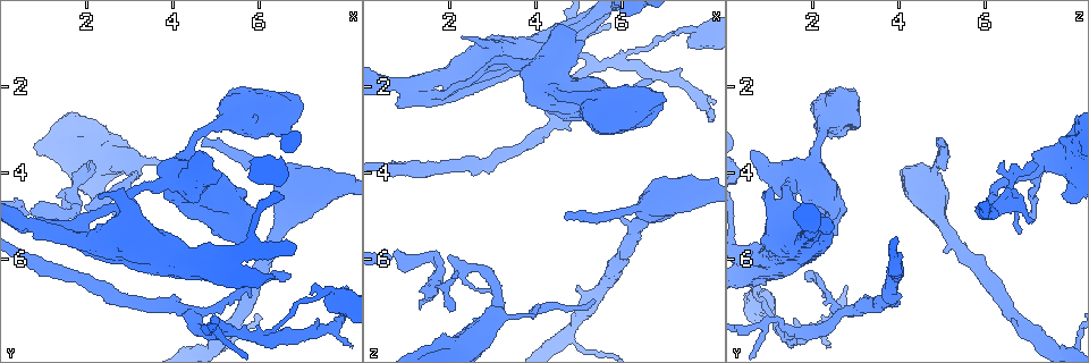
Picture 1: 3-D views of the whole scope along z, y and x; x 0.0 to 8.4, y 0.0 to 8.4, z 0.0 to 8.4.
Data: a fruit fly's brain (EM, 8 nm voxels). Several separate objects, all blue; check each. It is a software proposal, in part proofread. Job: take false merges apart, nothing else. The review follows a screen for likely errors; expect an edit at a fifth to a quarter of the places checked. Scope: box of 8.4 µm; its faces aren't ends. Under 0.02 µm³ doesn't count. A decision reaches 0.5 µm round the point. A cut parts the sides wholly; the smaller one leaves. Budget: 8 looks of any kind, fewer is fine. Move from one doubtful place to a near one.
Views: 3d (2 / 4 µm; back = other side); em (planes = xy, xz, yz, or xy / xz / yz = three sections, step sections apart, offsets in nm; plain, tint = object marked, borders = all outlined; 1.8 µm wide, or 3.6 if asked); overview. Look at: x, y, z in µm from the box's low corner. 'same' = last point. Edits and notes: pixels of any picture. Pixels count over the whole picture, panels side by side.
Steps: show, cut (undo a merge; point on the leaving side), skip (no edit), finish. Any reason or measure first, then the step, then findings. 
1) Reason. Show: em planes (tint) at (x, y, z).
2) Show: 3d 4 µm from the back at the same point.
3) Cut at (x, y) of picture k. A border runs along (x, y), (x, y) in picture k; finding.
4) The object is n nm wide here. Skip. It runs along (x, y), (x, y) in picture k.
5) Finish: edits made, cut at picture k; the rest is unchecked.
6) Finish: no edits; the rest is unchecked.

Arms run side by side. Show: 3d 4 µm at (4.00, 6.10, 1.20).

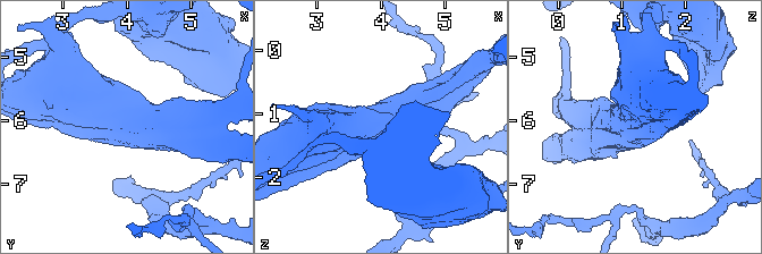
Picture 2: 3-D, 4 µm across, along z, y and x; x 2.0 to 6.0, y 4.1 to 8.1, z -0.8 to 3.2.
3 arms meet here; the arms are 360, 400, 650 nm wide; now the EM. Show: em planes (tint) at (4.05, 6.05, 1.20).

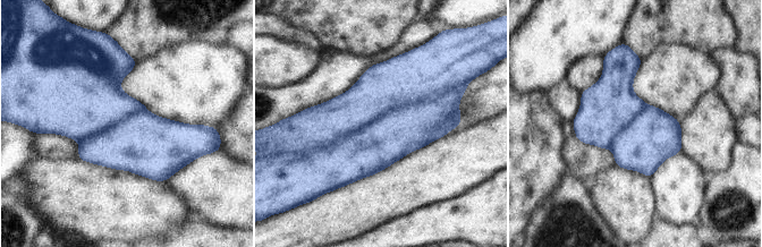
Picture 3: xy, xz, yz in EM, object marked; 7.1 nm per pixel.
Cut at (384, 87) of picture 3. The part that leaves runs along (440, 92), (379, 92), (316, 145) in picture 3; two neurons meet here.

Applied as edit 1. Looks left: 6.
Abrupt turn. Show: 3d 2 µm from the back at (4.45, 7.20, 2.70).

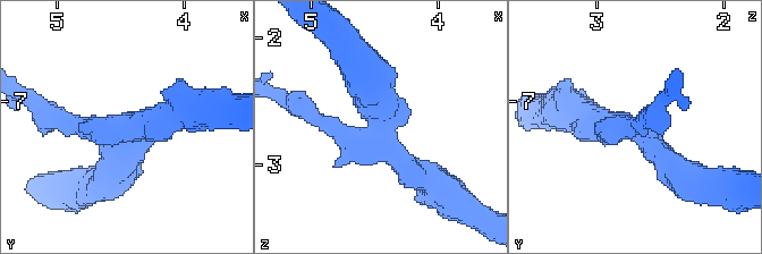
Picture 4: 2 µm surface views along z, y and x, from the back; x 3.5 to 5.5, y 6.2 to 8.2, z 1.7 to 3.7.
3 arms meet here; the arms are 170, 280, 280 nm wide. Show: em xz step 16 (tint) at (4.44, 7.20, 2.76).

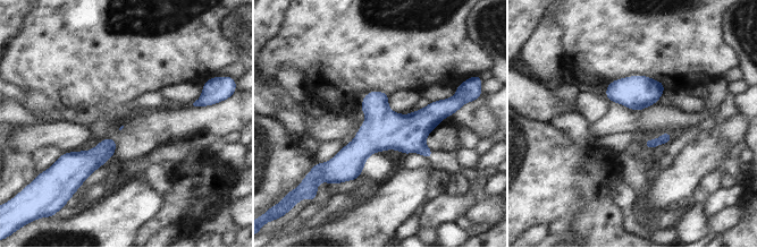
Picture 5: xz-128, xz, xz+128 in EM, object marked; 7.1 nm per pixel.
Another direction. Show: em yz step 8 (borders) at the same point.

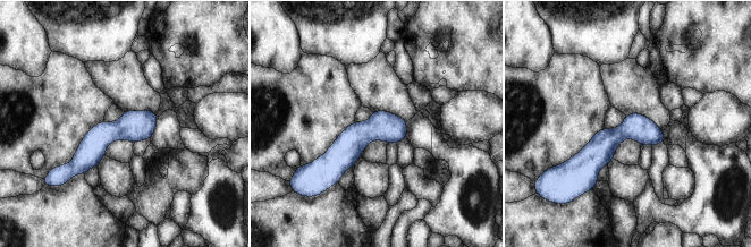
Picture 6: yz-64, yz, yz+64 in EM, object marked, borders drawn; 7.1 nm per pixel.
Skip. It runs along (153, 116), (110, 131), (69, 168) in picture 6; continuous, no second neuron.

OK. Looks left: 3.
Branch point. Show: 3d 4 µm at (3.10, 3.85, 7.20).

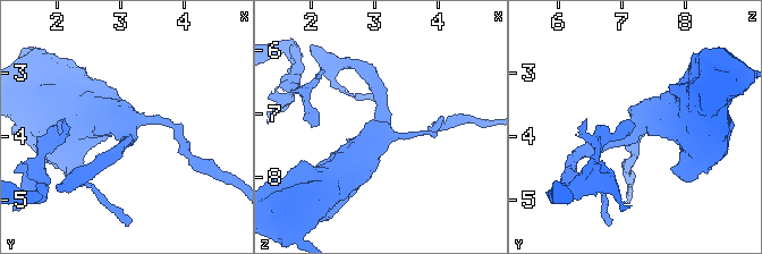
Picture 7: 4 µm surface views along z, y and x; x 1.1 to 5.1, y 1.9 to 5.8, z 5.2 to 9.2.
3 arms meet here. Show: em planes (tint) at (3.10, 3.85, 7.30).

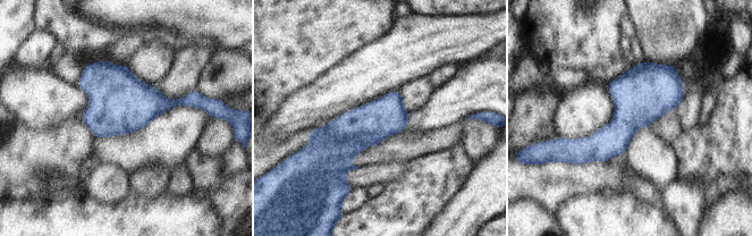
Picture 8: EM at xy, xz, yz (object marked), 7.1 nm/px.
The object is 300 nm wide here. Skip. Continuous, no second neuron.

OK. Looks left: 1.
Finish: edits made, cut at picture 3; the rest is unchecked.

